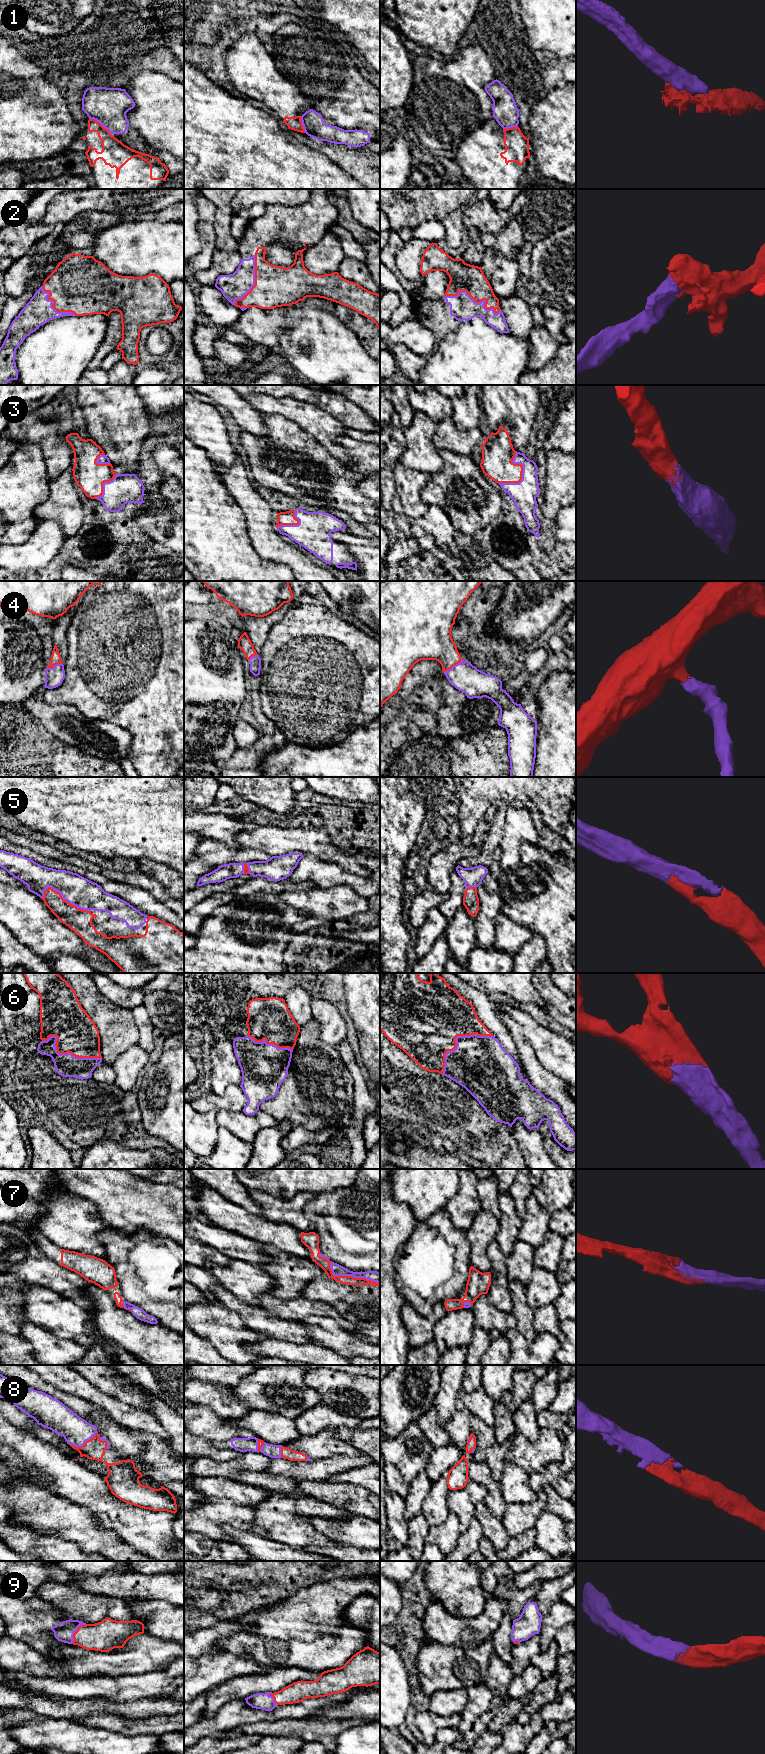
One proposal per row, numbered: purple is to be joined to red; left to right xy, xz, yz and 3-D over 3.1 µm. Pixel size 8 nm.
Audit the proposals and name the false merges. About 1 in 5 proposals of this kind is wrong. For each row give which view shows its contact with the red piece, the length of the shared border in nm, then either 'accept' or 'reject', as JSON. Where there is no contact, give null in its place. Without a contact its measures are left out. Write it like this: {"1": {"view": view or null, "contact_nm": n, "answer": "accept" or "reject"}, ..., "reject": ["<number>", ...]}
{"1": {"view": "xy", "contact_nm": 200, "answer": "reject"}, "2": {"view": "yz", "contact_nm": 480, "answer": "accept"}, "3": {"view": "yz", "contact_nm": 300, "answer": "accept"}, "4": {"view": "yz", "contact_nm": 190, "answer": "accept"}, "5": {"view": "xy", "contact_nm": 420, "answer": "accept"}, "6": {"view": "yz", "contact_nm": 500, "answer": "accept"}, "7": {"view": "xz", "contact_nm": 550, "answer": "accept"}, "8": {"view": "xy", "contact_nm": 260, "answer": "accept"}, "9": {"view": "xy", "contact_nm": 200, "answer": "accept"}, "reject": ["1"]}

